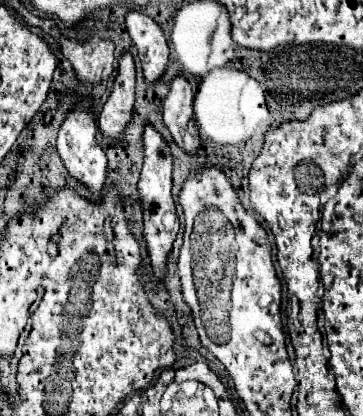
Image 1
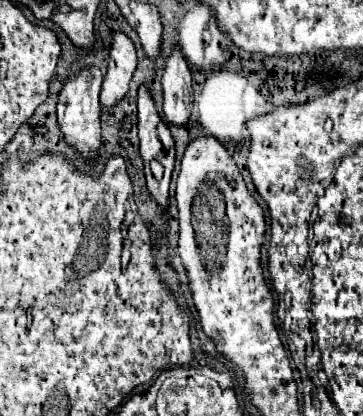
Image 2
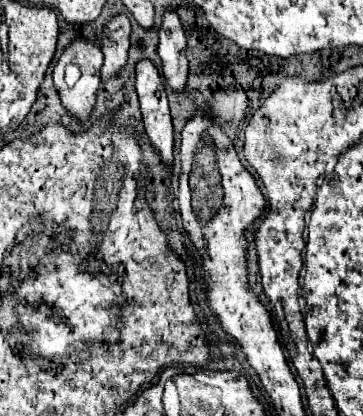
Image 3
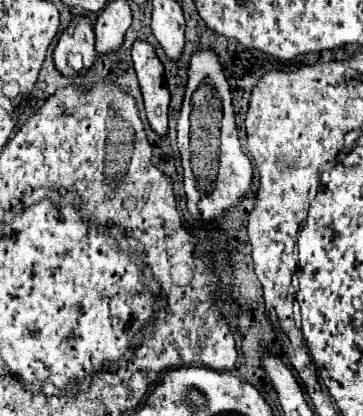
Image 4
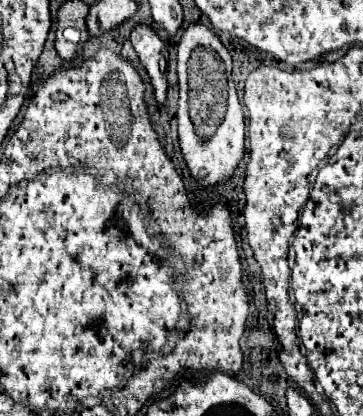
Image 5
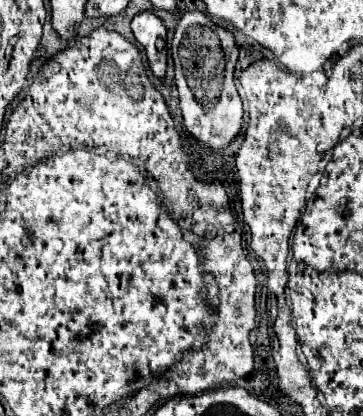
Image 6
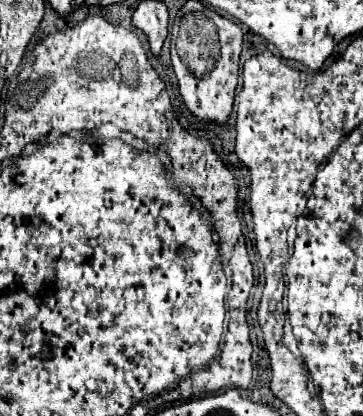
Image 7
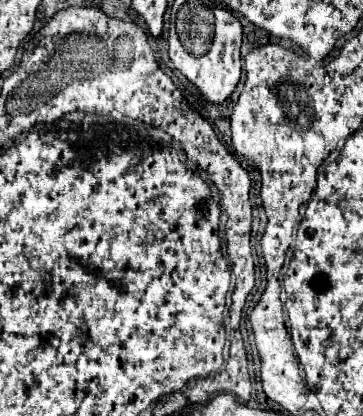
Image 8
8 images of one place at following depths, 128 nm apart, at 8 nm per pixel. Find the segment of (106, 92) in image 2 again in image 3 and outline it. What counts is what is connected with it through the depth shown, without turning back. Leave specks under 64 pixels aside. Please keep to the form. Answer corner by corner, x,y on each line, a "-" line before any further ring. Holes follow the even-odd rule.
114,16
102,34
102,82
118,76
128,60
130,48
130,20
126,16

